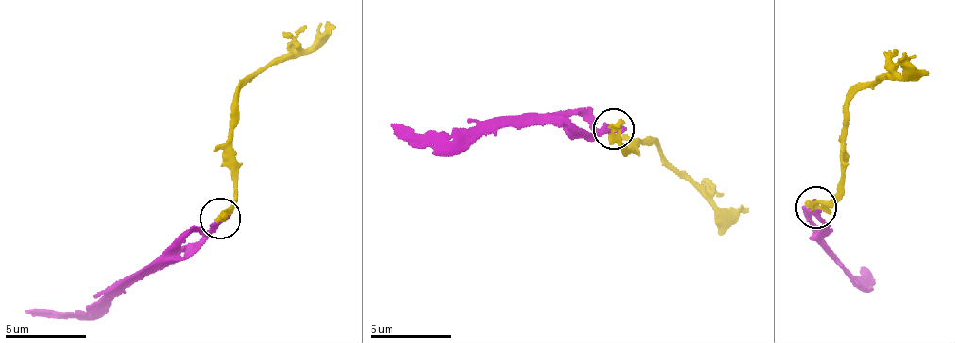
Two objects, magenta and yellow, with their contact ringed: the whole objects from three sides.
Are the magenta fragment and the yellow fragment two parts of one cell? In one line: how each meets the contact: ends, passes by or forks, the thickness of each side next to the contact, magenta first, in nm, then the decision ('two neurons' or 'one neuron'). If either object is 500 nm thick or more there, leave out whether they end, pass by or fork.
magenta ends; yellow ends; calibres 400 and 460 nm; two neurons

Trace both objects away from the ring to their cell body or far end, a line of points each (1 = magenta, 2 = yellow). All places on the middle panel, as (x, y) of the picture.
1: (613, 130), (581, 134), (547, 124), (484, 126), (448, 134), (397, 131), (389, 123)
2: (613, 130), (627, 150), (649, 136), (674, 171), (709, 202), (746, 210)

